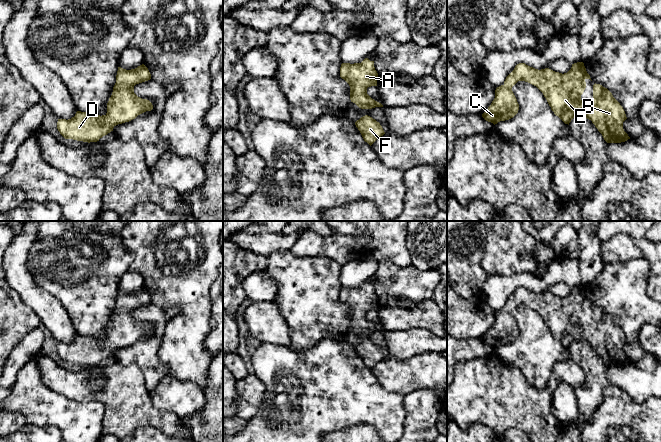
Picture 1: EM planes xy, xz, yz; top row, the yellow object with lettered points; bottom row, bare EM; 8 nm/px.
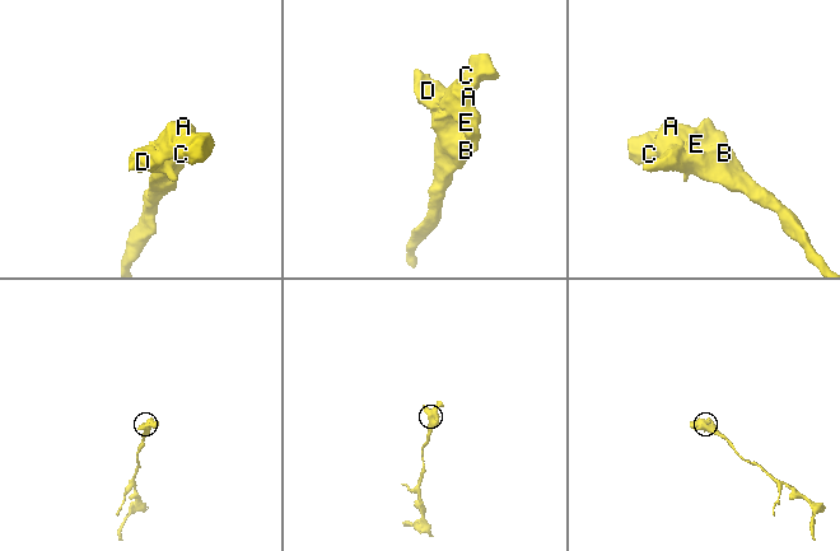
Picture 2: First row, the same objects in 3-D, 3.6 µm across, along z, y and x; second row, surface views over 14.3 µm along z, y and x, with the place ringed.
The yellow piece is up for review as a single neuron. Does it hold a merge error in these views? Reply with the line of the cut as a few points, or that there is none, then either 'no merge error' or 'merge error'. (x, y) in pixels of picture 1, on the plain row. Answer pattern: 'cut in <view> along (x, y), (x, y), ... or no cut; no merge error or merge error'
no cut; no merge error

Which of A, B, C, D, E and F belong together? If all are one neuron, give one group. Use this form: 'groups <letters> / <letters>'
groups A B C D E F

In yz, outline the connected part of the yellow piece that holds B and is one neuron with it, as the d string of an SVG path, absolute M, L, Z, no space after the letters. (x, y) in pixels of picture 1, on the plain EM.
M583 286L572 288L571 293L564 298L555 296L549 292L538 294L525 287L519 287L506 301L504 308L496 312L495 322L488 333L482 338L482 341L494 349L500 345L513 342L518 337L519 328L512 315L512 311L518 305L525 305L536 310L543 317L551 334L565 348L569 349L575 340L582 339L592 345L607 367L621 367L630 363L623 353L623 346L627 343L625 335L607 312L595 307L593 309L593 322L584 326L581 324L581 319L586 312L586 303L591 304Z

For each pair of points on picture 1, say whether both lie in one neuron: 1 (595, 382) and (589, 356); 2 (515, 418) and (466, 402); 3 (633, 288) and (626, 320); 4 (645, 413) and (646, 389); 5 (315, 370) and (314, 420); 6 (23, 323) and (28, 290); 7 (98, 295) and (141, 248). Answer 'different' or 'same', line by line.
1: same
2: same
3: same
4: different
5: same
6: different
7: different

